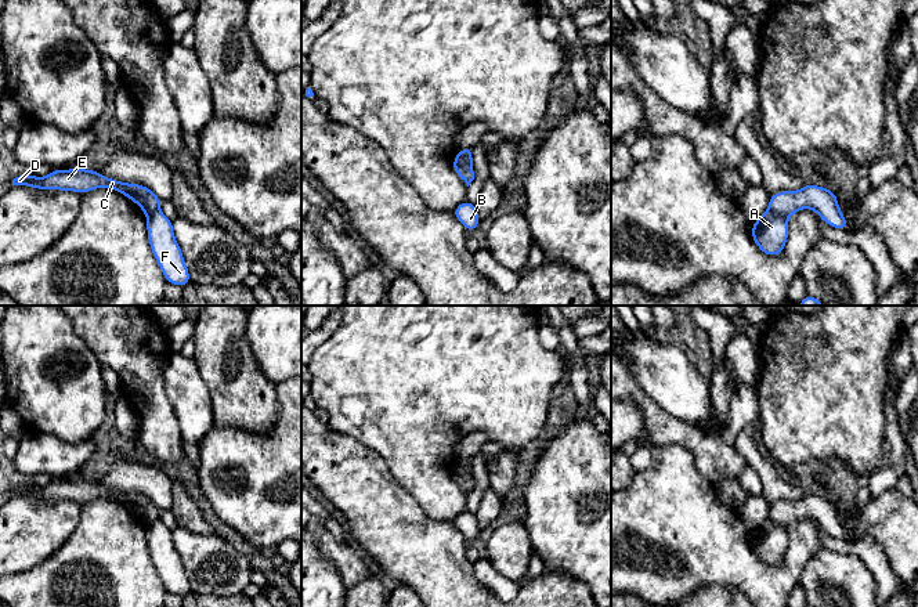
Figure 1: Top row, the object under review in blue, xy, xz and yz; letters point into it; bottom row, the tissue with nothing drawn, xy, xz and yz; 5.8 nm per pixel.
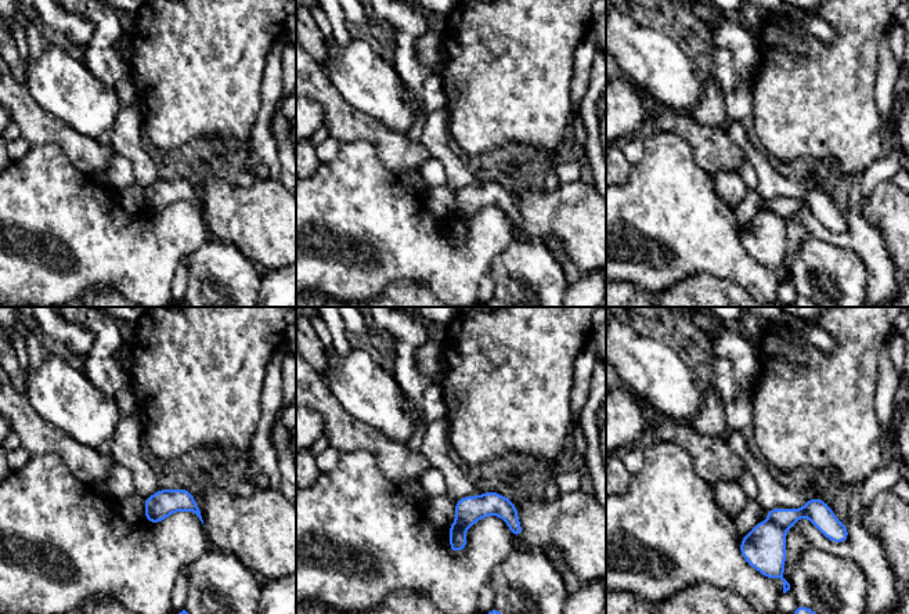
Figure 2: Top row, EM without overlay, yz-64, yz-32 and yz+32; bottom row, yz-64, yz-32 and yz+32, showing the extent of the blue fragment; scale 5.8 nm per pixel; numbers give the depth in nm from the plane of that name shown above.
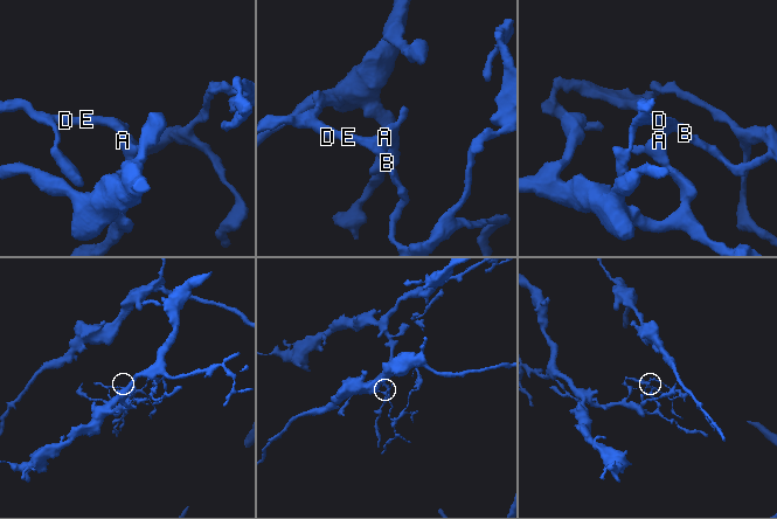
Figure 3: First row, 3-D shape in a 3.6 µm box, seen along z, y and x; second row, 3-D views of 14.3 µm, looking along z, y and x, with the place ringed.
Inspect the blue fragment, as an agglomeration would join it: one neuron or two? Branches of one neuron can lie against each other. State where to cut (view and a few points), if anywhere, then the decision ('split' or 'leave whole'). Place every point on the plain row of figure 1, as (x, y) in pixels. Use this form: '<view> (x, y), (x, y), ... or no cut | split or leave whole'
yz (769, 517), (787, 527) | split

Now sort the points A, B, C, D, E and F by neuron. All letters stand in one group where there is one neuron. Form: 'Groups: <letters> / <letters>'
Groups: A F / B C D E

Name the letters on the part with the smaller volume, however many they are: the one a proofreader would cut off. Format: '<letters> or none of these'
B, C, D, E

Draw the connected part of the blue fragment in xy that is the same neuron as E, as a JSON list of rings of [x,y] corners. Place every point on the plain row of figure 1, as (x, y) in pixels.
[[[79,477],[72,480],[53,480],[46,487],[35,487],[32,484],[19,485],[12,489],[12,494],[37,499],[75,501],[79,503],[86,503],[95,498],[109,498],[135,512],[147,525],[156,521],[162,513],[162,509],[141,494],[116,491],[100,484],[97,480],[91,481]]]

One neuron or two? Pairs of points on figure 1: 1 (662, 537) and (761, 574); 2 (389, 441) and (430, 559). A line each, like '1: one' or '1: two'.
1: one
2: two

